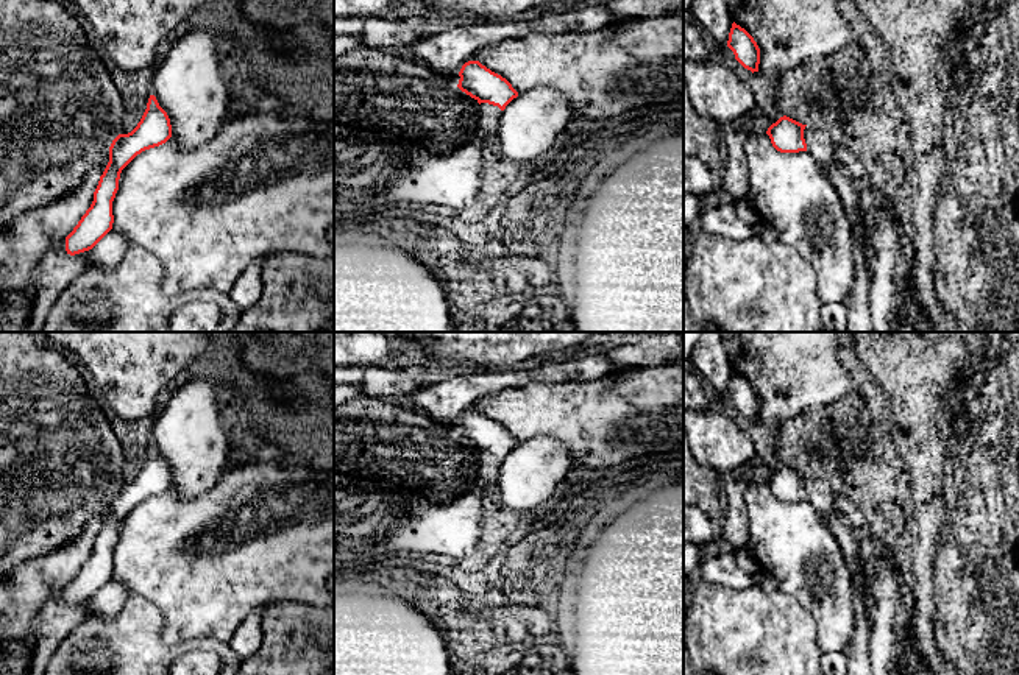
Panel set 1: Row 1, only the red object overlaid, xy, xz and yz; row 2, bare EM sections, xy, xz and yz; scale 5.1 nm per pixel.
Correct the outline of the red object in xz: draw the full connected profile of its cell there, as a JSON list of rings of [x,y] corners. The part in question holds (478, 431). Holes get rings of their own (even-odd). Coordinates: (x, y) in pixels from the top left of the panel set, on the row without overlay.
[[[479,410],[465,412],[459,426],[457,436],[479,452],[481,465],[471,488],[446,502],[434,504],[398,485],[334,472],[334,567],[353,567],[376,555],[390,558],[398,550],[457,560],[474,552],[485,485],[496,480],[502,460],[518,441]]]

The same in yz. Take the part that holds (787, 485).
[[[786,465],[772,472],[766,483],[780,502],[808,500],[821,513],[830,513],[843,505],[843,496],[832,491],[822,480]]]

